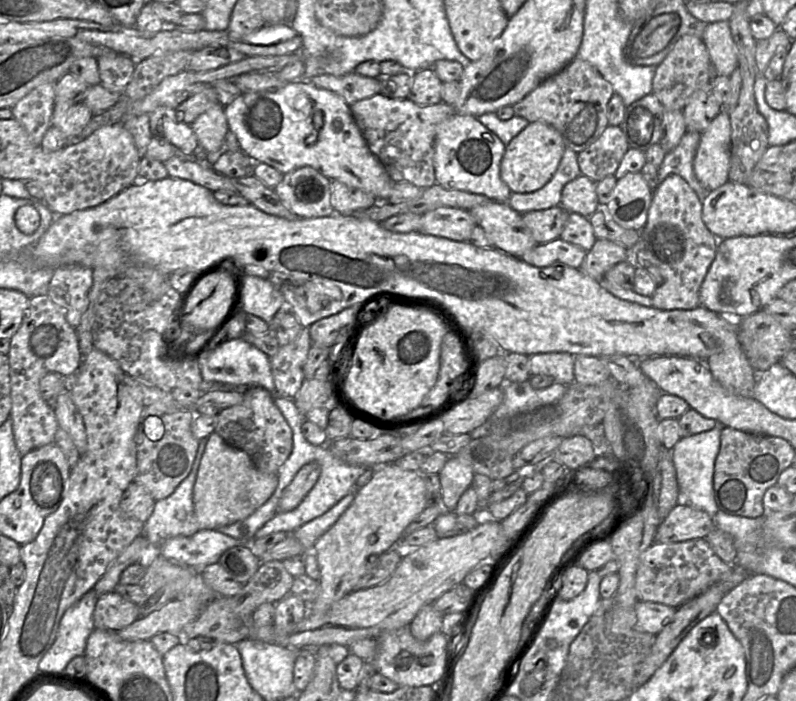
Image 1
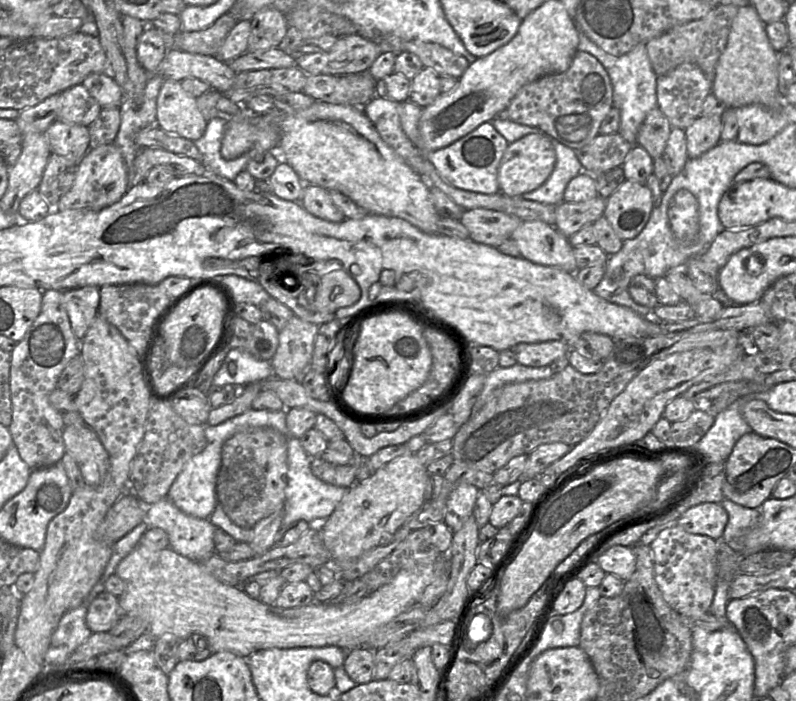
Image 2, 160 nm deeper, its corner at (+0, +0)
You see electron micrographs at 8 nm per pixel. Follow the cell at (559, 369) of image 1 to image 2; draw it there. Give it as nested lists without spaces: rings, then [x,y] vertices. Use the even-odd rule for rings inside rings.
[[[548,340],[537,343],[519,343],[512,349],[518,363],[525,366],[541,367],[567,355],[571,348],[565,341]]]

